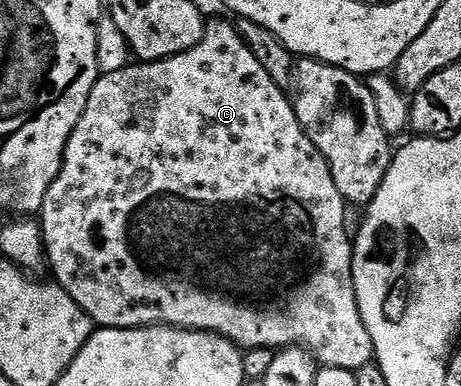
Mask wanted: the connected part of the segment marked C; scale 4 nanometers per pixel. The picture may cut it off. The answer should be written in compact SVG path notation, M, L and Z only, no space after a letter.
M209 21L205 26L205 34L187 51L177 53L174 57L164 57L158 61L141 61L140 63L131 63L123 67L123 71L114 73L101 73L98 76L95 87L91 87L91 95L87 99L87 107L71 135L71 139L65 148L65 158L61 164L59 175L55 183L51 183L51 191L47 191L47 199L43 199L43 207L39 214L39 224L41 227L41 238L45 241L45 255L48 268L53 268L52 280L60 285L79 307L83 307L85 314L93 320L94 326L102 329L143 329L147 325L173 325L176 329L201 329L204 333L217 333L220 337L225 337L233 341L242 350L251 349L272 349L280 351L286 347L300 347L309 350L314 358L322 366L343 367L344 369L357 370L359 367L370 364L374 360L373 344L371 335L367 335L367 327L363 323L363 315L359 315L359 303L355 295L355 283L353 282L353 241L351 233L345 230L345 209L347 203L339 195L339 187L335 187L335 179L331 175L329 165L323 159L323 155L307 139L303 127L299 123L297 113L293 110L292 100L287 96L286 90L280 89L267 75L263 63L255 59L251 47L241 38L241 33L237 30L236 24L229 21Z

